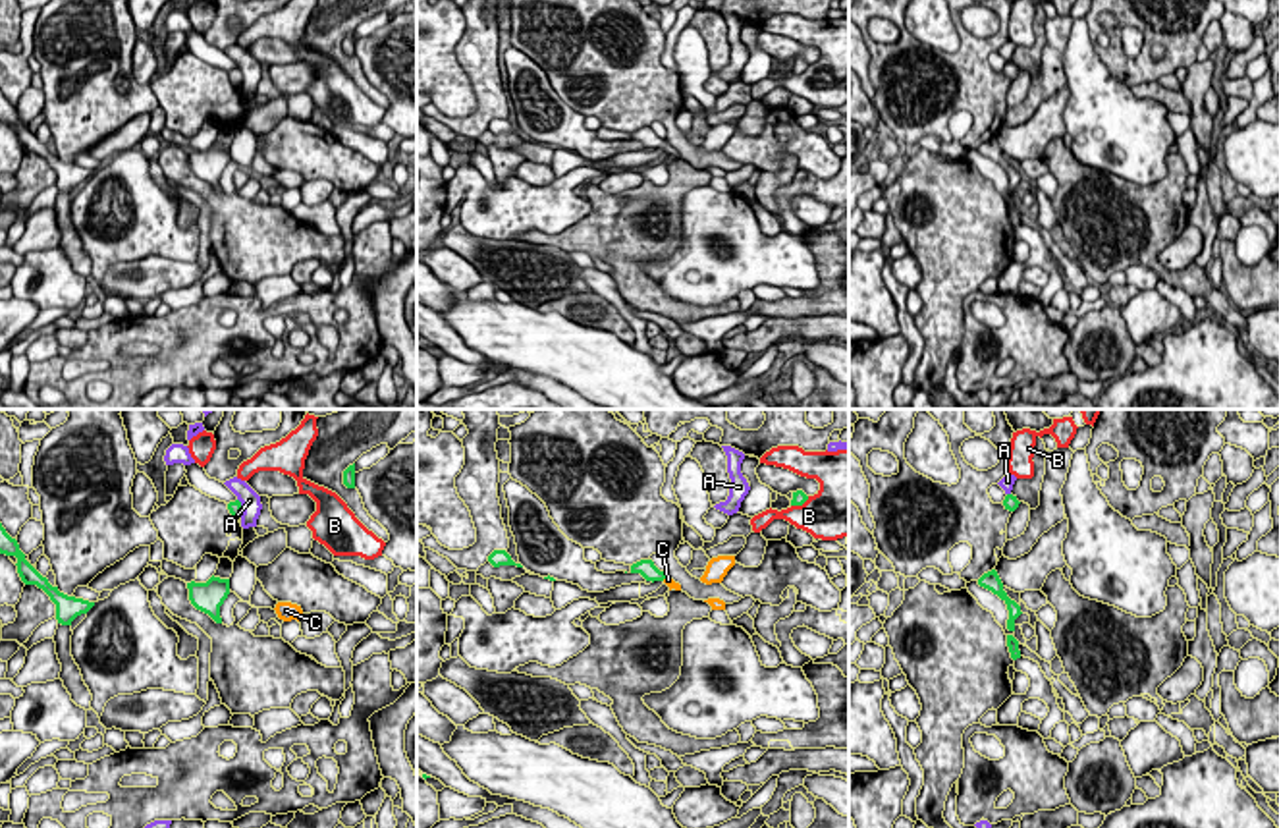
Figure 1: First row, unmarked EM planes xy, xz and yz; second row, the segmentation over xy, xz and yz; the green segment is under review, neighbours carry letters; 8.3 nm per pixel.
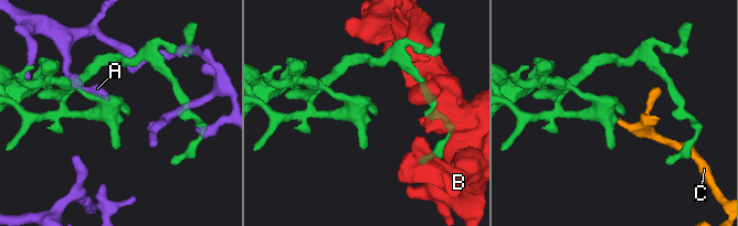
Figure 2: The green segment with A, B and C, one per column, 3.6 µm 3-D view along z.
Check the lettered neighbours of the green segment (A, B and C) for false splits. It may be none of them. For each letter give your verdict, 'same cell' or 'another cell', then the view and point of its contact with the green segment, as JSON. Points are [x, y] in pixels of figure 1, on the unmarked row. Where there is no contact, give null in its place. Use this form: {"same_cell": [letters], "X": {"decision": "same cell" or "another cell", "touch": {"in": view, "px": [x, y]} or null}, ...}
{"same_cell": ["C"], "A": {"decision": "another cell", "touch": {"in": "xy", "px": [242, 76]}}, "B": {"decision": "another cell", "touch": {"in": "xz", "px": [799, 72]}}, "C": {"decision": "same cell", "touch": {"in": "xz", "px": [664, 145]}}}

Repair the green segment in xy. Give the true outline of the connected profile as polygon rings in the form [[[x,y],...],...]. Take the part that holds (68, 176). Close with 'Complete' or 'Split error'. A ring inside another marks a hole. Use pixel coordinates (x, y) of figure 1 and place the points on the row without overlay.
[[[0,91],[0,122],[6,124],[15,124],[17,125],[17,141],[21,145],[21,149],[25,152],[37,152],[39,156],[42,156],[50,168],[56,172],[56,187],[62,193],[71,193],[71,189],[81,183],[87,181],[95,170],[83,168],[83,166],[75,166],[75,164],[68,164],[64,160],[58,158],[58,154],[52,154],[48,151],[46,145],[42,145],[27,127],[25,122],[19,118],[19,112],[15,106],[12,106],[6,97]]]. Complete

